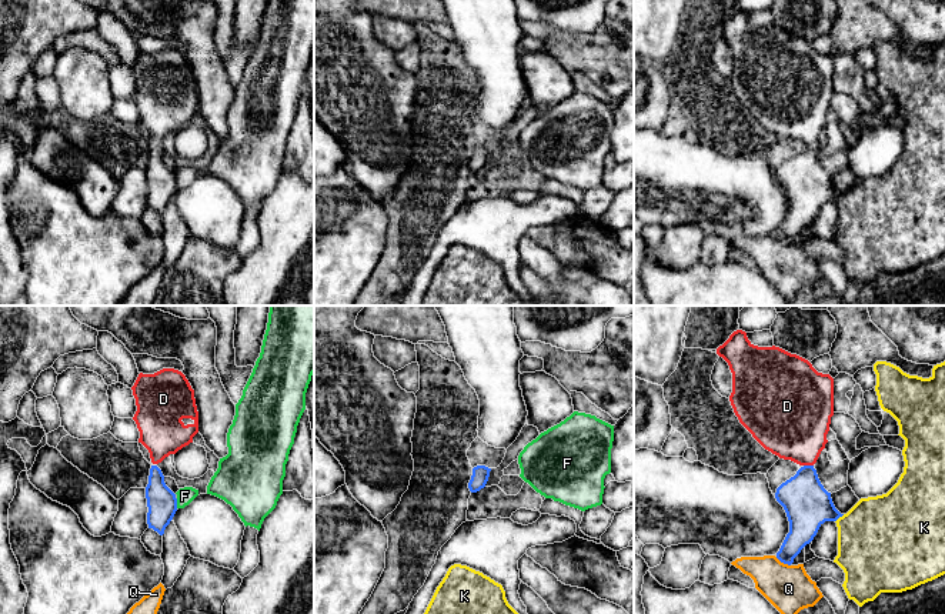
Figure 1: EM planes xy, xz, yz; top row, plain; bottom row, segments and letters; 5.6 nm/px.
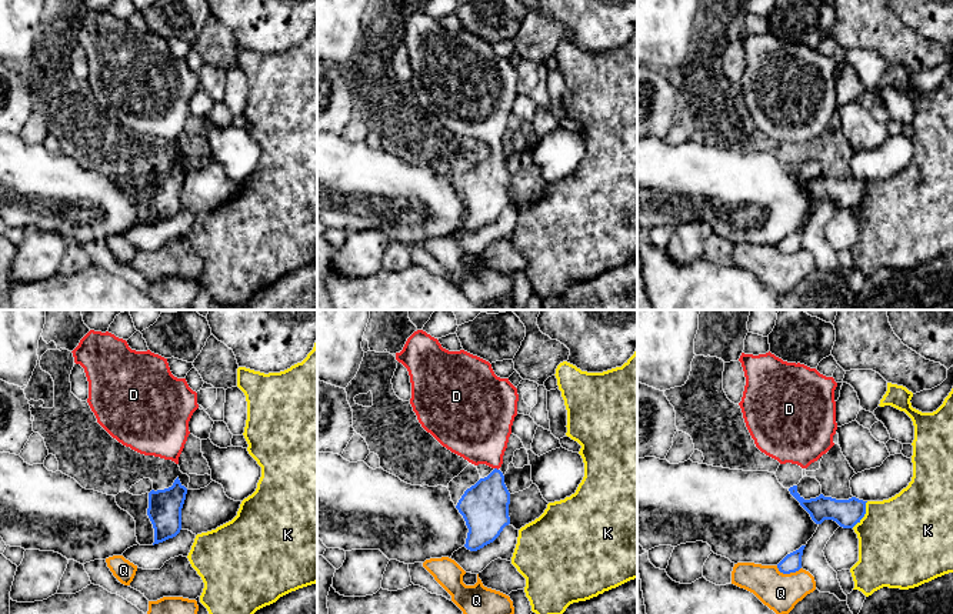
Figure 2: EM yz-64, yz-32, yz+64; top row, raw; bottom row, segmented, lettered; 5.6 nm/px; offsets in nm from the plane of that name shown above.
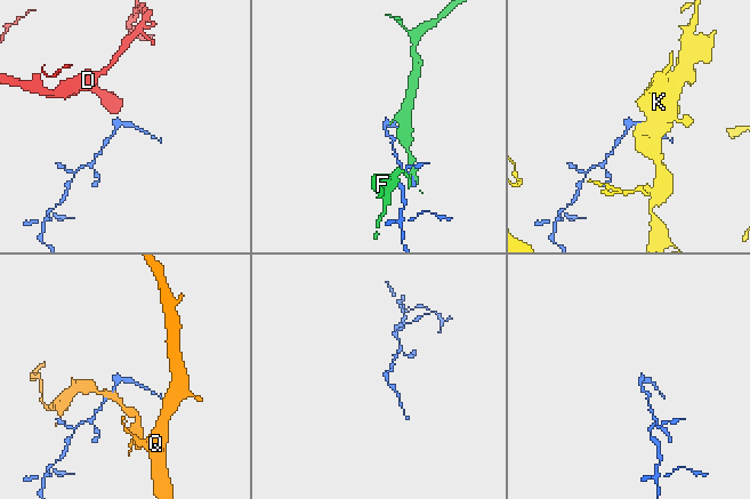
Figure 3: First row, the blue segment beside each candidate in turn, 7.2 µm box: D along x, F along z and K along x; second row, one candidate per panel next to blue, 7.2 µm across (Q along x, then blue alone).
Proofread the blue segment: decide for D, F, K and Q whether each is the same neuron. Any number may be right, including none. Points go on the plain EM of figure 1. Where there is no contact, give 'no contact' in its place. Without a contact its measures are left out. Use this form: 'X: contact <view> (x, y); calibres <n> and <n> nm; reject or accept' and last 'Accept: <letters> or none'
D: contact yz (808, 146); calibres 260 and 400 nm; accept
F: contact xy (176, 183); calibres 170 and 100 nm; reject
K: contact yz (840, 196); calibres 260 and 460 nm; reject
Q: contact yz (782, 242); calibres 180 and 260 nm; reject
Accept: D

